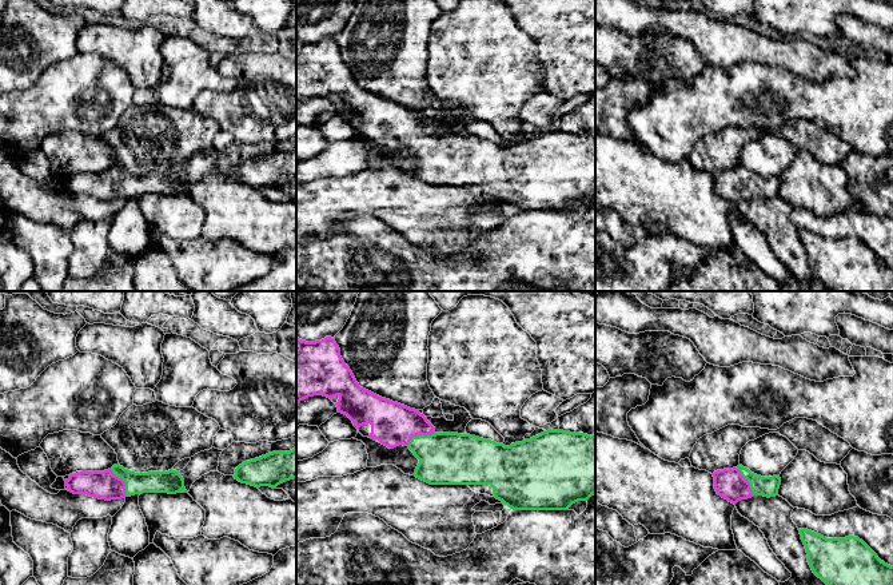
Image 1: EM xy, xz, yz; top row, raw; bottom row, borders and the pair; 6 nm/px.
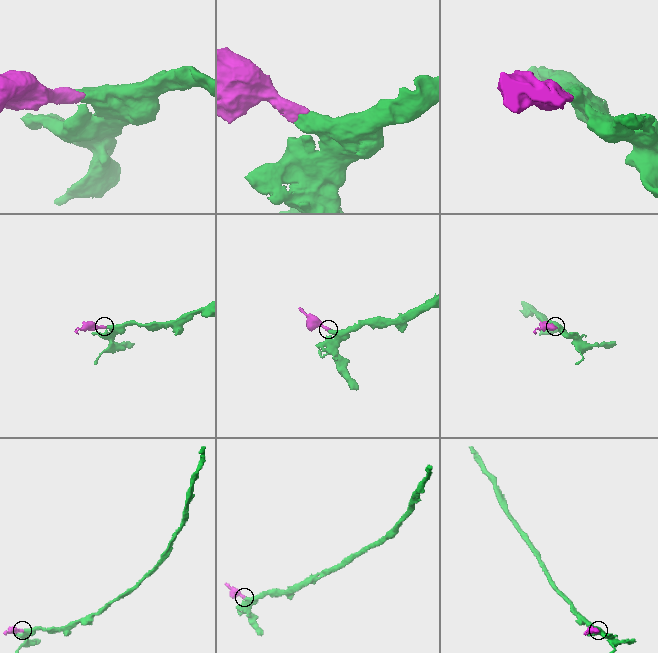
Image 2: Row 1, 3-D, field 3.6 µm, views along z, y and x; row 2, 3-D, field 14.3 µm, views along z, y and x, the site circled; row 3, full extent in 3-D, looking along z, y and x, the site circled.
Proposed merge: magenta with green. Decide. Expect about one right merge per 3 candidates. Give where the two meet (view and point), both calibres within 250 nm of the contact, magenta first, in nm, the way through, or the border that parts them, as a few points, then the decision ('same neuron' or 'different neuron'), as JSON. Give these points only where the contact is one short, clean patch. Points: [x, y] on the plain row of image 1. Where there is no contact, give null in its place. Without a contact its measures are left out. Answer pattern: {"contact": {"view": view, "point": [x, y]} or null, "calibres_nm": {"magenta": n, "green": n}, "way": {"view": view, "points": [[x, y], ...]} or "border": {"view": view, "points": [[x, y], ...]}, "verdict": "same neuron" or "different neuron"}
{"contact": {"view": "xy", "point": [124, 183]}, "calibres_nm": {"magenta": 170, "green": 130}, "way": {"view": "xy", "points": [[103, 186], [124, 183], [152, 182]]}, "verdict": "same neuron"}

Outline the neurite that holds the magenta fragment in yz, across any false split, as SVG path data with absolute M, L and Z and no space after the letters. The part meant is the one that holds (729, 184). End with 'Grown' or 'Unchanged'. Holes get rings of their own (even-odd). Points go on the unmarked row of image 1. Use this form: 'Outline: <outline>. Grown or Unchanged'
Outline: M742 166L717 171L713 178L717 195L734 206L753 196L776 198L781 186L780 176L761 178Z. Grown

